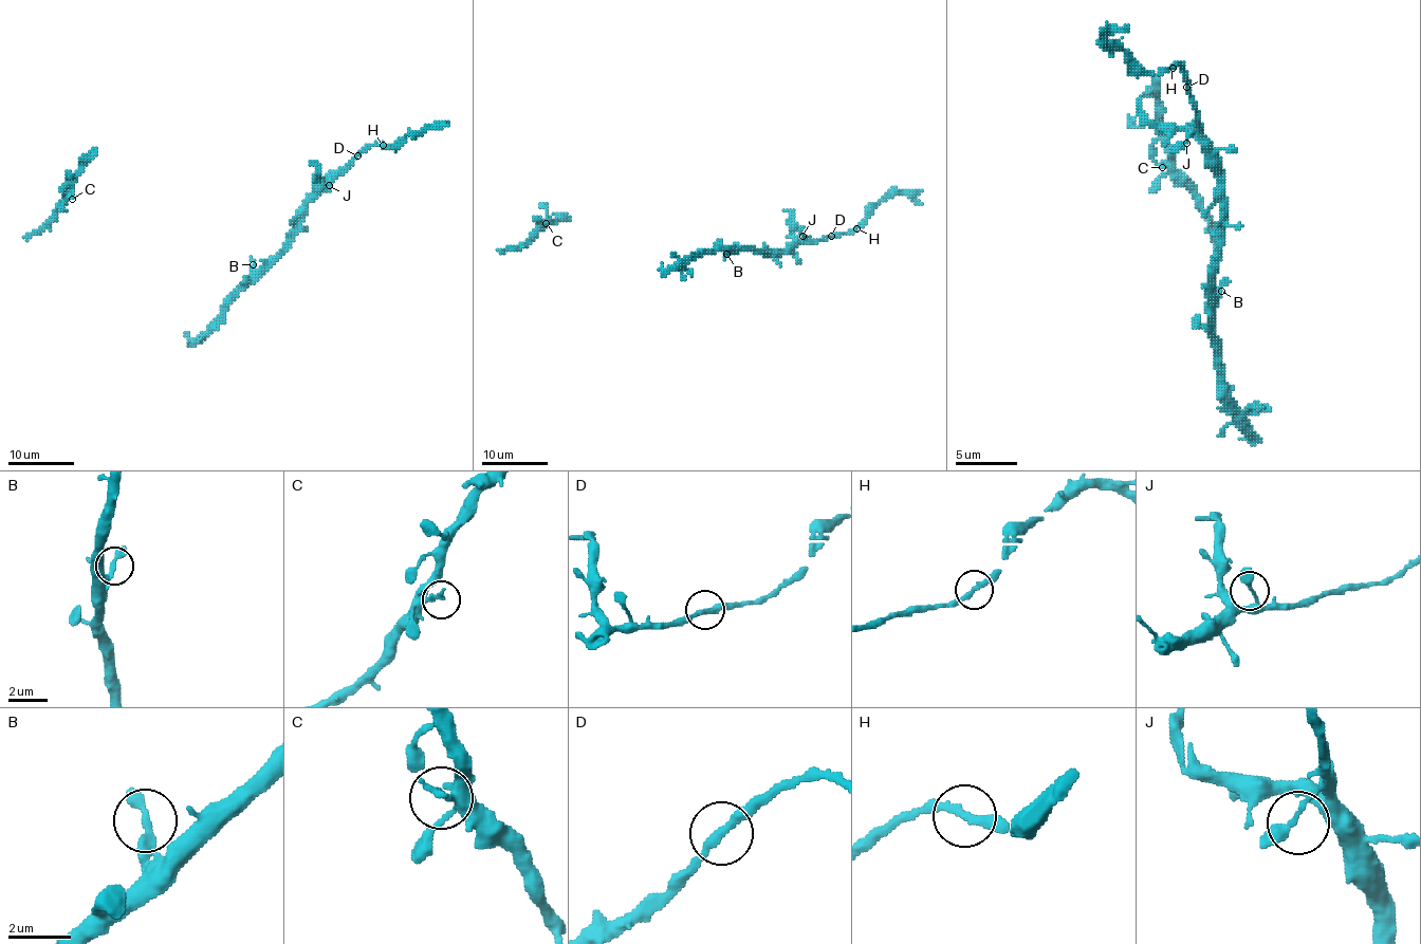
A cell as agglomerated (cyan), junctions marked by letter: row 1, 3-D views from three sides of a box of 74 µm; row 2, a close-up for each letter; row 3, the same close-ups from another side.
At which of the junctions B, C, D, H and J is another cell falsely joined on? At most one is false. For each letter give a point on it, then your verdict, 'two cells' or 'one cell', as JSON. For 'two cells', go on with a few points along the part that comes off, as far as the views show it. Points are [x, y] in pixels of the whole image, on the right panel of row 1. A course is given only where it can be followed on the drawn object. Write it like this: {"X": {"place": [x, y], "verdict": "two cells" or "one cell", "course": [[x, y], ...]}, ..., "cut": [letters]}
{"B": {"place": [1221, 291], "verdict": "one cell"}, "C": {"place": [1162, 167], "verdict": "one cell"}, "D": {"place": [1186, 87], "verdict": "one cell"}, "H": {"place": [1173, 68], "verdict": "one cell"}, "J": {"place": [1186, 143], "verdict": "one cell"}, "cut": []}

